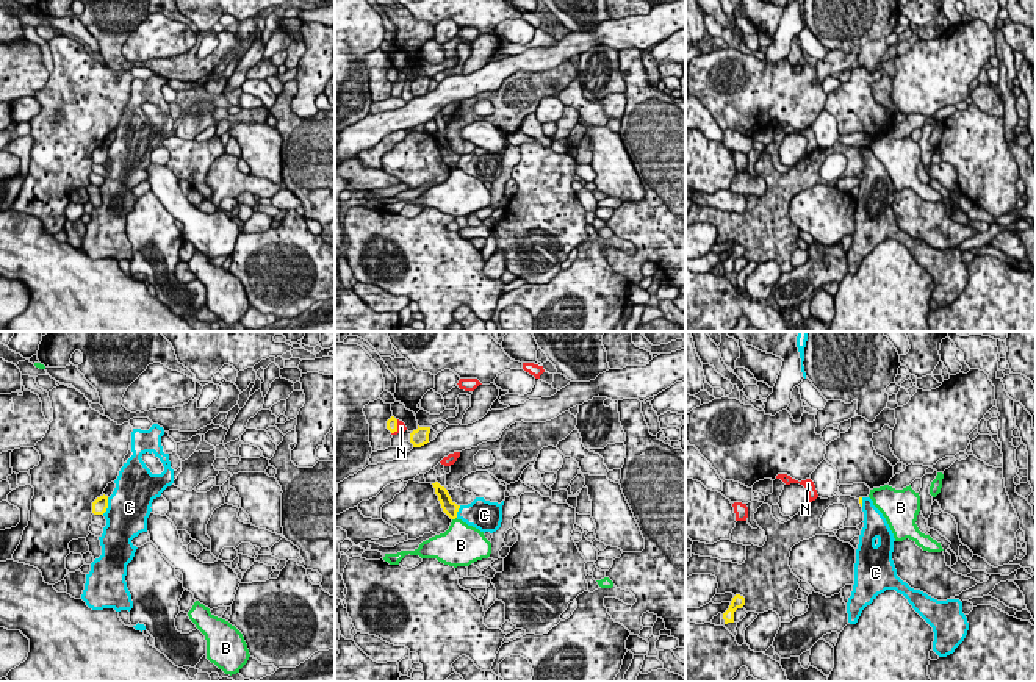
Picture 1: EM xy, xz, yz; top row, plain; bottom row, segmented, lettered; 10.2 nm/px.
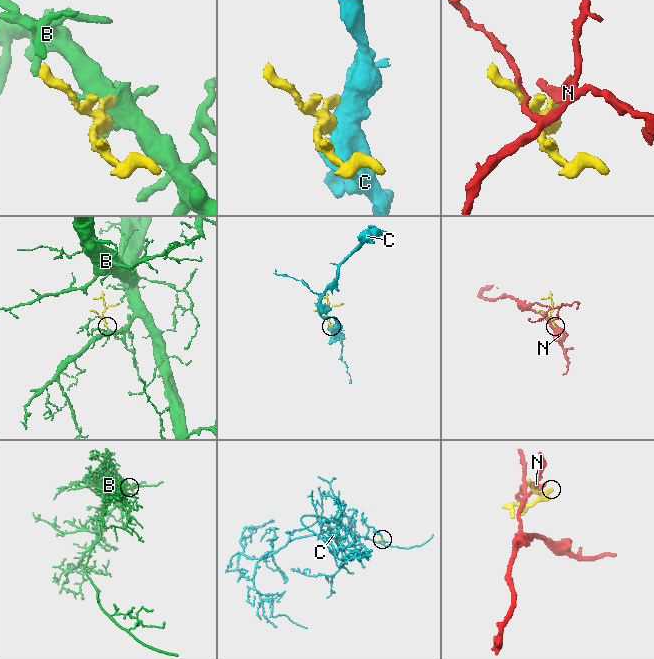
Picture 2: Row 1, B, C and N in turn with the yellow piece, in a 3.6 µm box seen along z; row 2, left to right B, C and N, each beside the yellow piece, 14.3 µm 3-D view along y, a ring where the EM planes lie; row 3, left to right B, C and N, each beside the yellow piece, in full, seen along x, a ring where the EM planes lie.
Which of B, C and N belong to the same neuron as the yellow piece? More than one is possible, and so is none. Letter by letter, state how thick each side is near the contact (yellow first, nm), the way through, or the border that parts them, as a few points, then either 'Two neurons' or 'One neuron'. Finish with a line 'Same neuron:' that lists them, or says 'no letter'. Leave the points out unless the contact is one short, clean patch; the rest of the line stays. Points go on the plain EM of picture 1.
B: Thickness 140 nm (yellow) against 380 nm. Boundary: xz (456, 166), (453, 169). Two neurons
C: Thickness 160 nm (yellow) against 440 nm. Boundary: xy (108, 147), (108, 157), (102, 163). Two neurons
N: Thickness 130 nm (yellow) against 100 nm. Boundary: xz (398, 69), (398, 77), (392, 83). Two neurons
Same neuron: no letter

